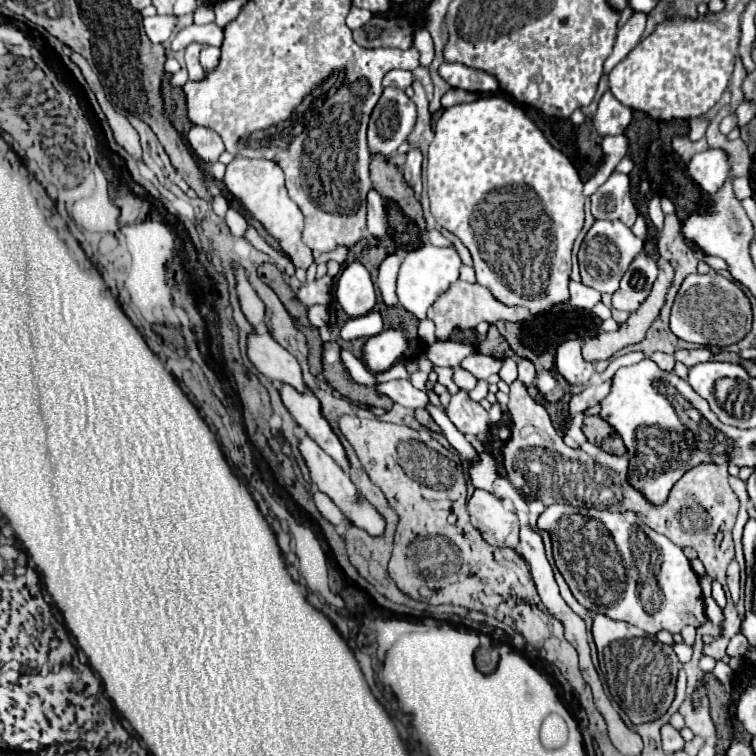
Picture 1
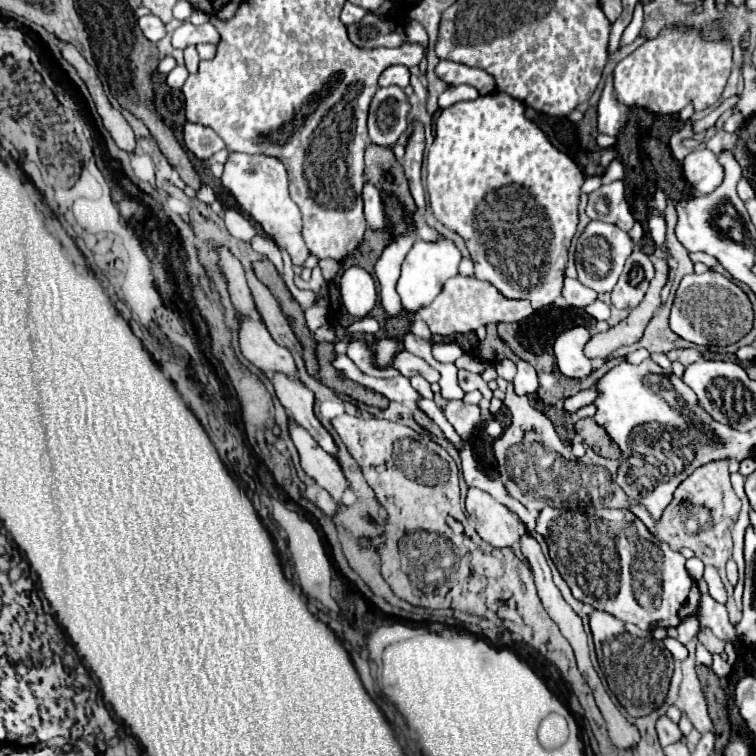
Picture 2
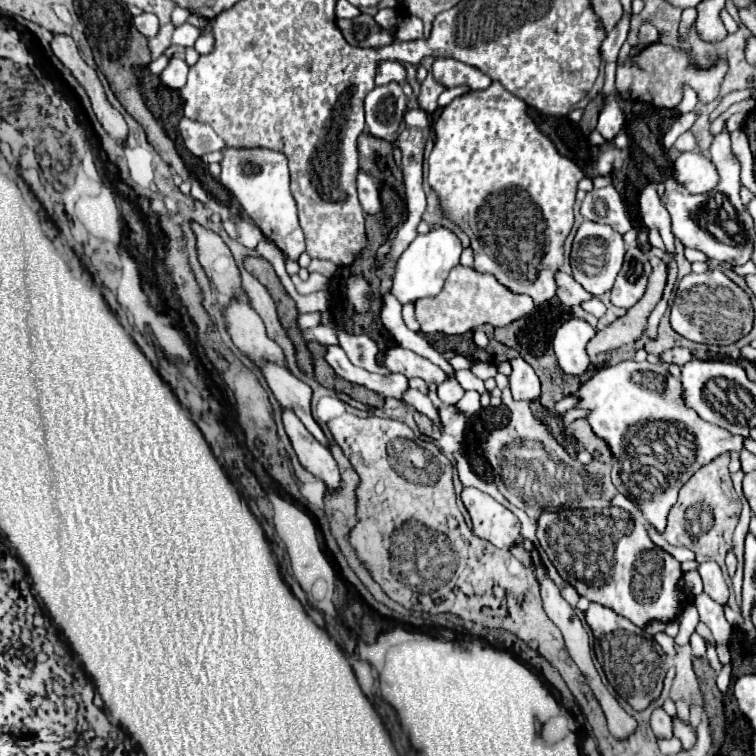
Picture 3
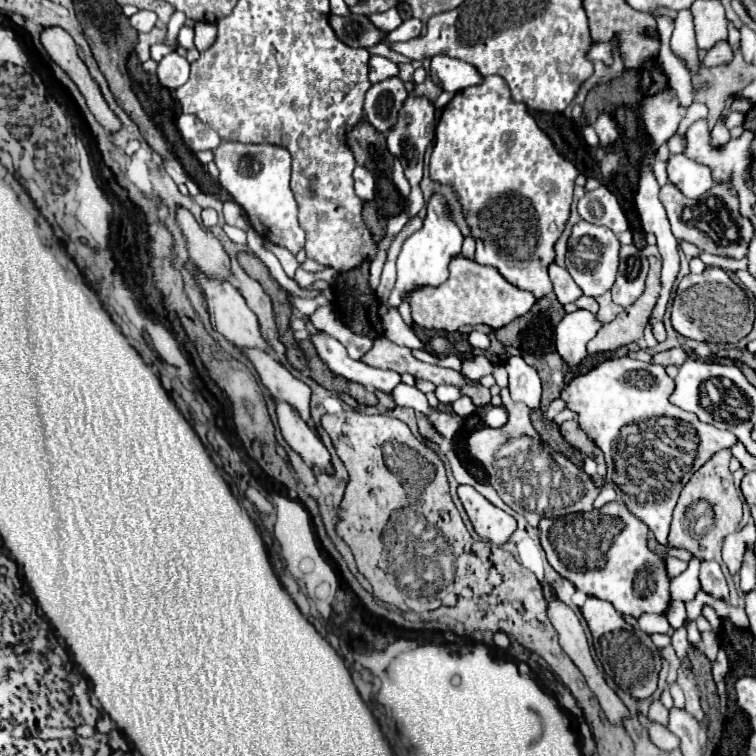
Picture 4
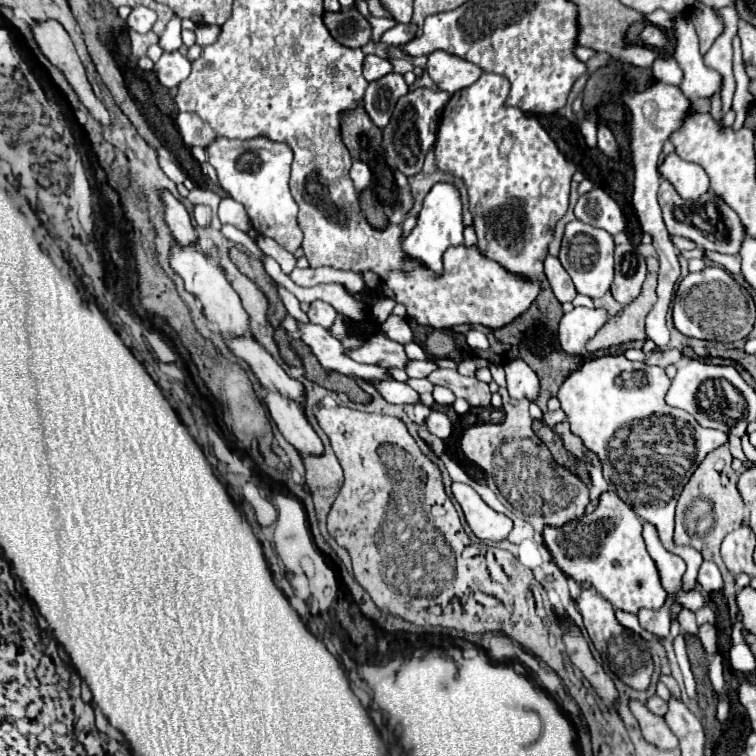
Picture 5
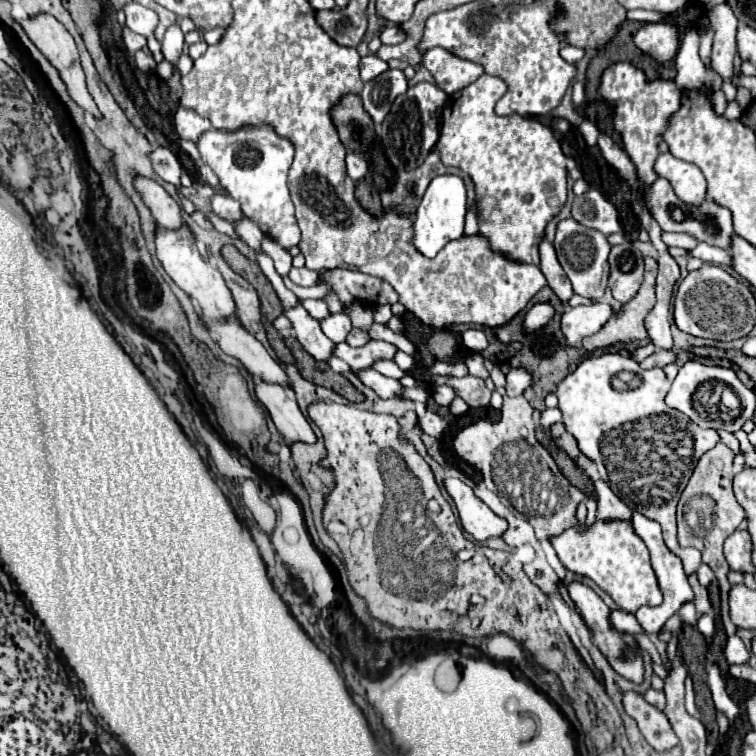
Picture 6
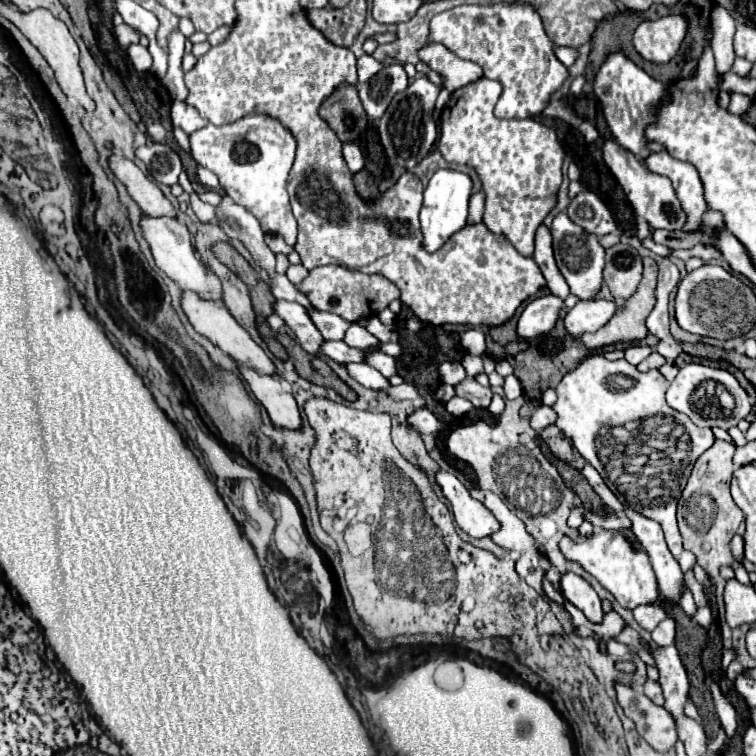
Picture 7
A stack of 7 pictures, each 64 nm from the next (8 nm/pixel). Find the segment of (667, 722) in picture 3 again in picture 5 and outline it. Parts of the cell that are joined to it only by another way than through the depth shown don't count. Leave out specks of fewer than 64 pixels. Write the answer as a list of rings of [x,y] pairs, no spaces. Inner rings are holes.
[[[652,696],[646,706],[648,706],[648,710],[650,710],[652,714],[656,714],[656,716],[664,716],[664,714],[668,712],[668,704],[666,704],[662,698],[658,698],[658,696]]]

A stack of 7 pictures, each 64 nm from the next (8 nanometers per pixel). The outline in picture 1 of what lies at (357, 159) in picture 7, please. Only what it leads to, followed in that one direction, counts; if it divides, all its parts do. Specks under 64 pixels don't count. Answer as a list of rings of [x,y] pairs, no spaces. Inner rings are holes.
[[[376,190],[368,194],[368,234],[376,240],[388,238],[388,220],[386,220],[386,202]]]

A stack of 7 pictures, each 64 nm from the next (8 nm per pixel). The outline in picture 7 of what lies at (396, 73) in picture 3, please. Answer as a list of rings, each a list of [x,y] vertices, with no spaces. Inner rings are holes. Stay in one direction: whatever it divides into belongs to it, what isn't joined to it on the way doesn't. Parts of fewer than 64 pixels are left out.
[[[368,54],[358,58],[358,78],[360,78],[360,82],[370,80],[376,72],[380,72],[380,68],[382,68],[382,64],[378,60],[374,60],[372,56],[368,56]]]

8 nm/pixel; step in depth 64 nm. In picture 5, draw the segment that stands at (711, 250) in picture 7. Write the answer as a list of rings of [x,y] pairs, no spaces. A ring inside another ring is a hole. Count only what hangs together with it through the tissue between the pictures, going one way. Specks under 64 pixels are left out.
[[[708,252],[708,258],[710,258],[712,264],[720,264],[720,266],[724,266],[730,274],[736,274],[738,278],[744,278],[742,272],[740,272],[740,262],[738,262],[738,258],[726,256],[726,254],[718,254],[718,252]]]

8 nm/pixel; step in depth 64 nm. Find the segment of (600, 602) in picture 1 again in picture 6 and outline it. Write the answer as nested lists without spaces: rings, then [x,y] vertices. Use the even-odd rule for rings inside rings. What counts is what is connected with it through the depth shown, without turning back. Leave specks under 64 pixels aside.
[[[594,480],[594,488],[598,496],[594,524],[584,526],[584,530],[564,530],[550,538],[560,562],[570,572],[594,580],[594,584],[610,594],[616,606],[624,612],[636,612],[640,606],[662,604],[662,592],[650,564],[648,548],[632,526],[632,510],[608,488],[604,480]]]

